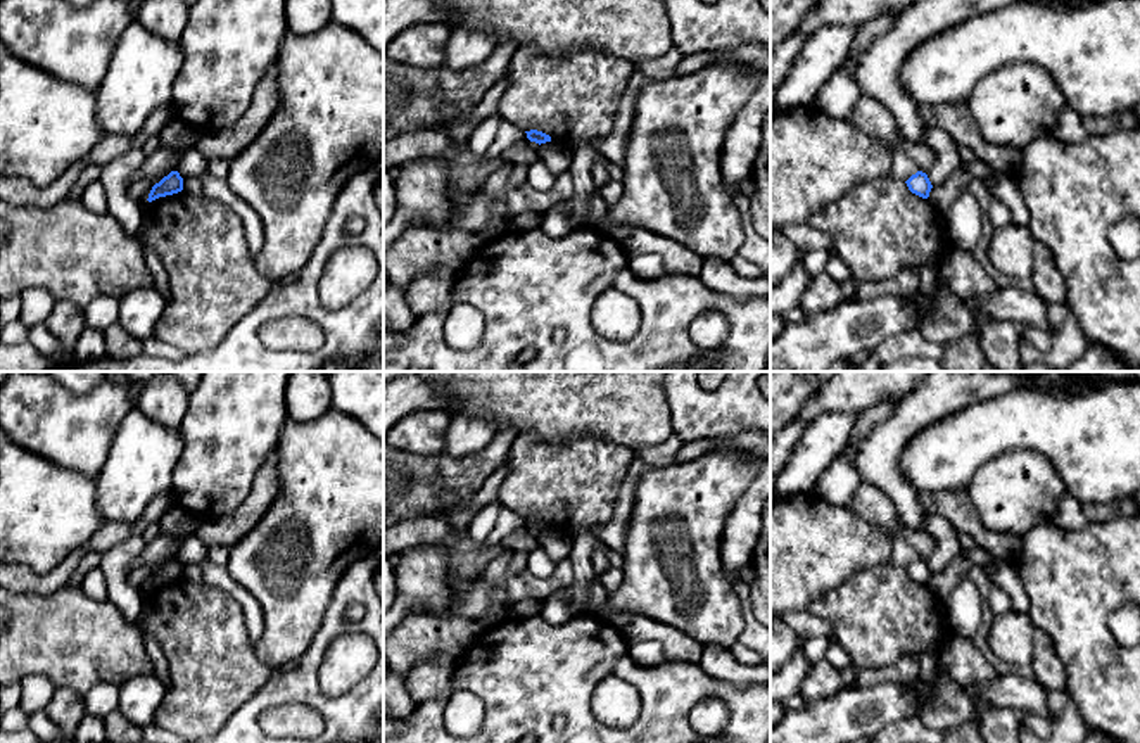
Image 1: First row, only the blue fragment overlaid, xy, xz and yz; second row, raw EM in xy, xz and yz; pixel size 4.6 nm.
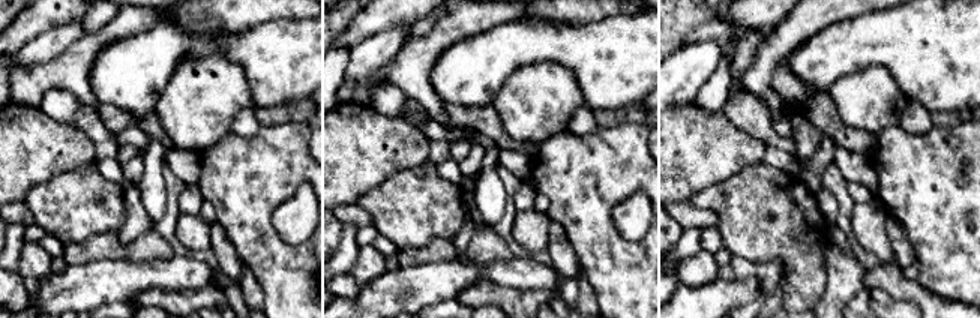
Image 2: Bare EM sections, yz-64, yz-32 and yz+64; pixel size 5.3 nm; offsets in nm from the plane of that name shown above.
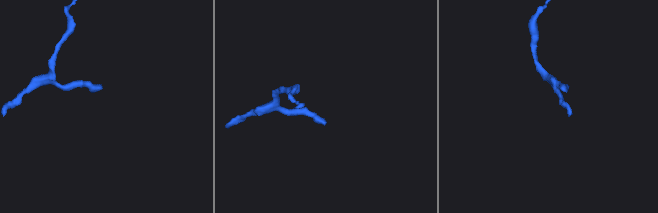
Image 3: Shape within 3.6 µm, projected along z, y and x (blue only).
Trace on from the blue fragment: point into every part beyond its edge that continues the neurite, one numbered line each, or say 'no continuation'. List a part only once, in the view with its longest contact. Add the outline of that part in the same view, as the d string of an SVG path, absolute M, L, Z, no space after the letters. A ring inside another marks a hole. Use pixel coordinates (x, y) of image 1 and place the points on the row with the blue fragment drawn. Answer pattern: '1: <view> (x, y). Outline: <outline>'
no continuation

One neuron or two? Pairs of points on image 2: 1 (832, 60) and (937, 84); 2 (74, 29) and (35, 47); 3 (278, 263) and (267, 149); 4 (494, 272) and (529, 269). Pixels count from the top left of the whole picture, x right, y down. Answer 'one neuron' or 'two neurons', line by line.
1: one neuron
2: one neuron
3: one neuron
4: one neuron

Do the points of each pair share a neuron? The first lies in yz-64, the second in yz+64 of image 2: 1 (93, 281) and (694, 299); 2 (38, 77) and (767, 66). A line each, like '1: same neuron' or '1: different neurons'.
1: same neuron
2: same neuron

